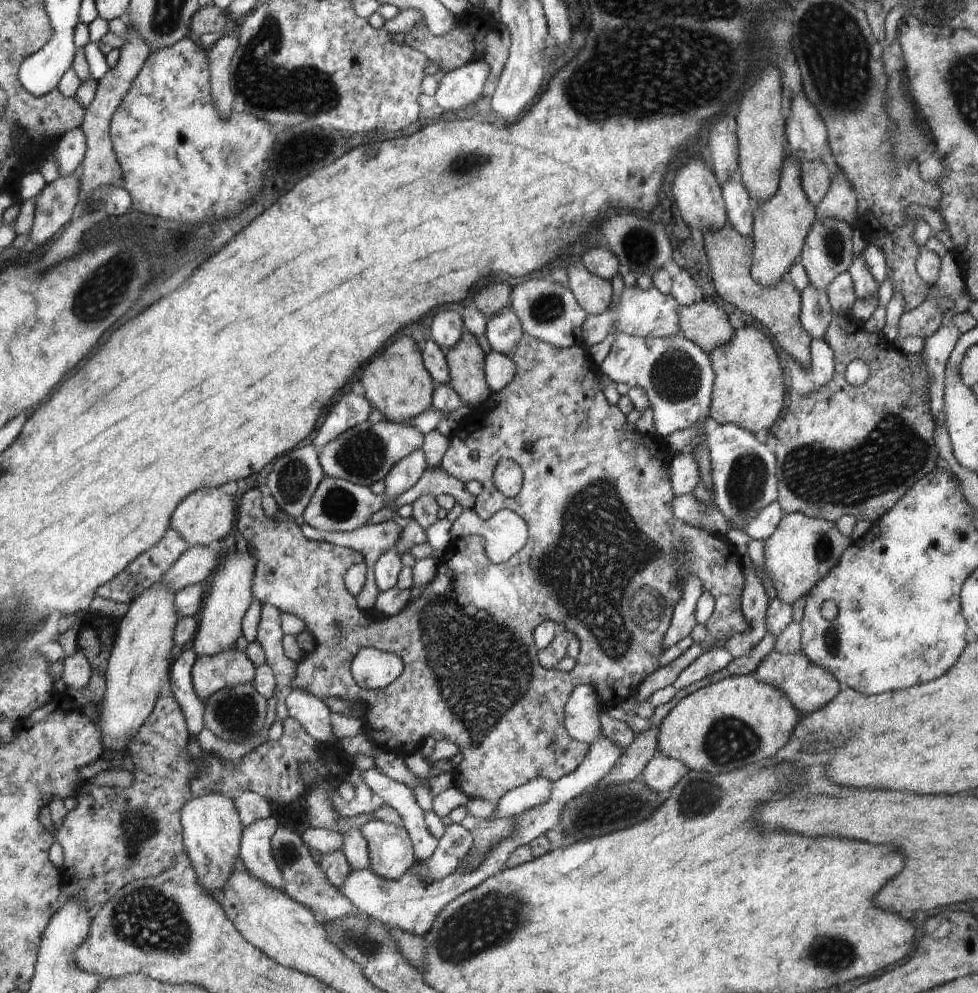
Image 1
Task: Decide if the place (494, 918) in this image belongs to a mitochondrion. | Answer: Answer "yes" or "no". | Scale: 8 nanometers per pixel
yes

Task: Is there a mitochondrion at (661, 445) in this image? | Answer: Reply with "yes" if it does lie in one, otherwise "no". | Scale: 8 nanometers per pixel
no

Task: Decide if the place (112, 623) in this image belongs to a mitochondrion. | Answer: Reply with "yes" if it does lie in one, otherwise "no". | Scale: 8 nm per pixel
no

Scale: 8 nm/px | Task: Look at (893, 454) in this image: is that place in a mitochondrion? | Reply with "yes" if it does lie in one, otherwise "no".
yes

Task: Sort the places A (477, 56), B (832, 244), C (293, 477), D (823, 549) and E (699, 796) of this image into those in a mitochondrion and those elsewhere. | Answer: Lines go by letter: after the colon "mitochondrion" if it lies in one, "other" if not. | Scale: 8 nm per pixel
A: other
B: mitochondrion
C: mitochondrion
D: mitochondrion
E: mitochondrion

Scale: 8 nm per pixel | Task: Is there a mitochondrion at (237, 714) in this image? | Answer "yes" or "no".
yes

